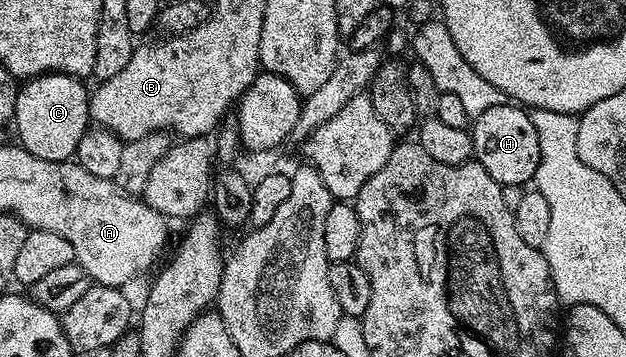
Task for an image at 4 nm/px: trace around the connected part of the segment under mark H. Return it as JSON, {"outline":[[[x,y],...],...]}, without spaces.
{"outline":[[[506,102],[499,106],[491,106],[491,110],[483,110],[483,114],[479,114],[472,121],[471,135],[477,163],[485,167],[487,174],[491,174],[491,178],[495,178],[497,184],[525,186],[532,181],[541,155],[535,126],[524,107]]]}

